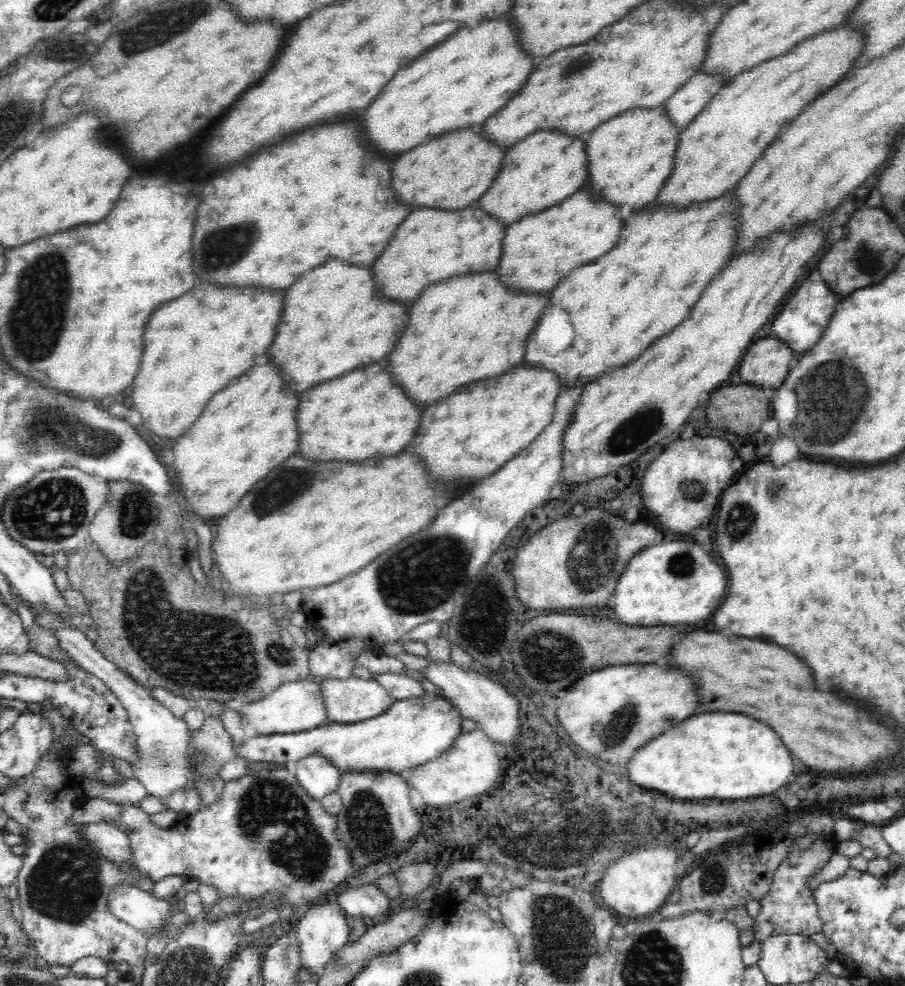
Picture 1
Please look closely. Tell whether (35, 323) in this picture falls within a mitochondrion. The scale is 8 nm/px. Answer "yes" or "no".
yes

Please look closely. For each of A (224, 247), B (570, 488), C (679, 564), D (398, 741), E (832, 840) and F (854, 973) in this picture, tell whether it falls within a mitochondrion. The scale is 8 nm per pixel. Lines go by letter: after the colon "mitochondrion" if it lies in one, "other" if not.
A: mitochondrion
B: other
C: mitochondrion
D: other
E: other
F: other

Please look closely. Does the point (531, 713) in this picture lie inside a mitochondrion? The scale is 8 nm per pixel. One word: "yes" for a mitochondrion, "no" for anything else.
no

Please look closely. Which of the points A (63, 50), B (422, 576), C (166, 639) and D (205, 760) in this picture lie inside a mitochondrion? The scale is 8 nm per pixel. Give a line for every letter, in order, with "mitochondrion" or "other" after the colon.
A: mitochondrion
B: mitochondrion
C: mitochondrion
D: mitochondrion

